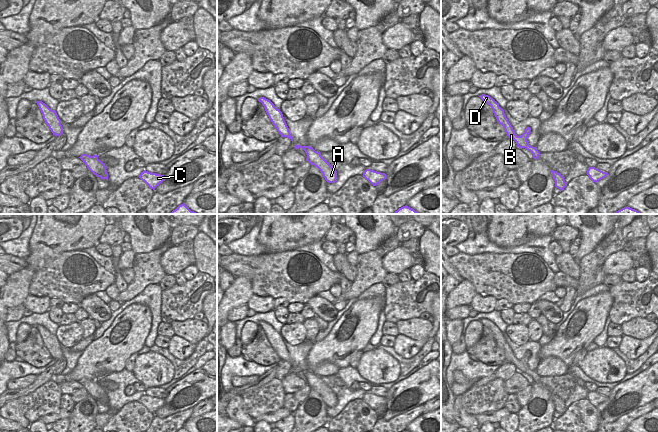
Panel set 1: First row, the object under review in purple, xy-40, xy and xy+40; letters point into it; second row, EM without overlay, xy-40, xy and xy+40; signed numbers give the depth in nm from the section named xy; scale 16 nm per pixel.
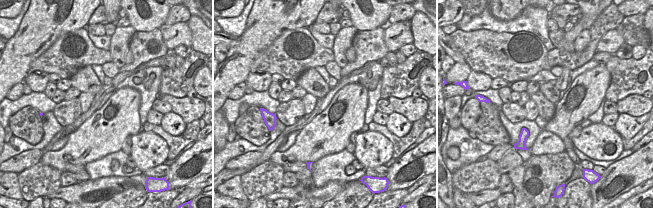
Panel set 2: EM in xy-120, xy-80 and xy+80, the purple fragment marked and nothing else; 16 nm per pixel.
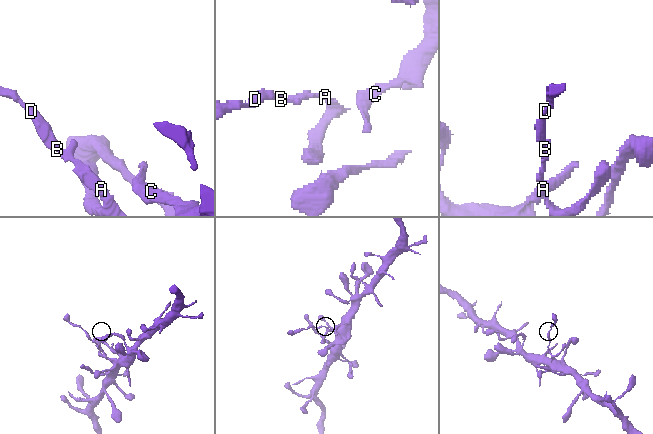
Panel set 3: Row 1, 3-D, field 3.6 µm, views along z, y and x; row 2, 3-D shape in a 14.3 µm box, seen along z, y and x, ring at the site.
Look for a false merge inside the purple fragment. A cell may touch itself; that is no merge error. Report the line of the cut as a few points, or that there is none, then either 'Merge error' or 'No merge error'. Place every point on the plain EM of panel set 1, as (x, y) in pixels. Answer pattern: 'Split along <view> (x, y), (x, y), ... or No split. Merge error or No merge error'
Split along xy (312, 372), (305, 376). Merge error

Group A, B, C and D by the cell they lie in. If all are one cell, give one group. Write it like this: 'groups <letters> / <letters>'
groups A C / B D

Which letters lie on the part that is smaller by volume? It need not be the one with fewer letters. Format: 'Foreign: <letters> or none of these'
Foreign: B, D

